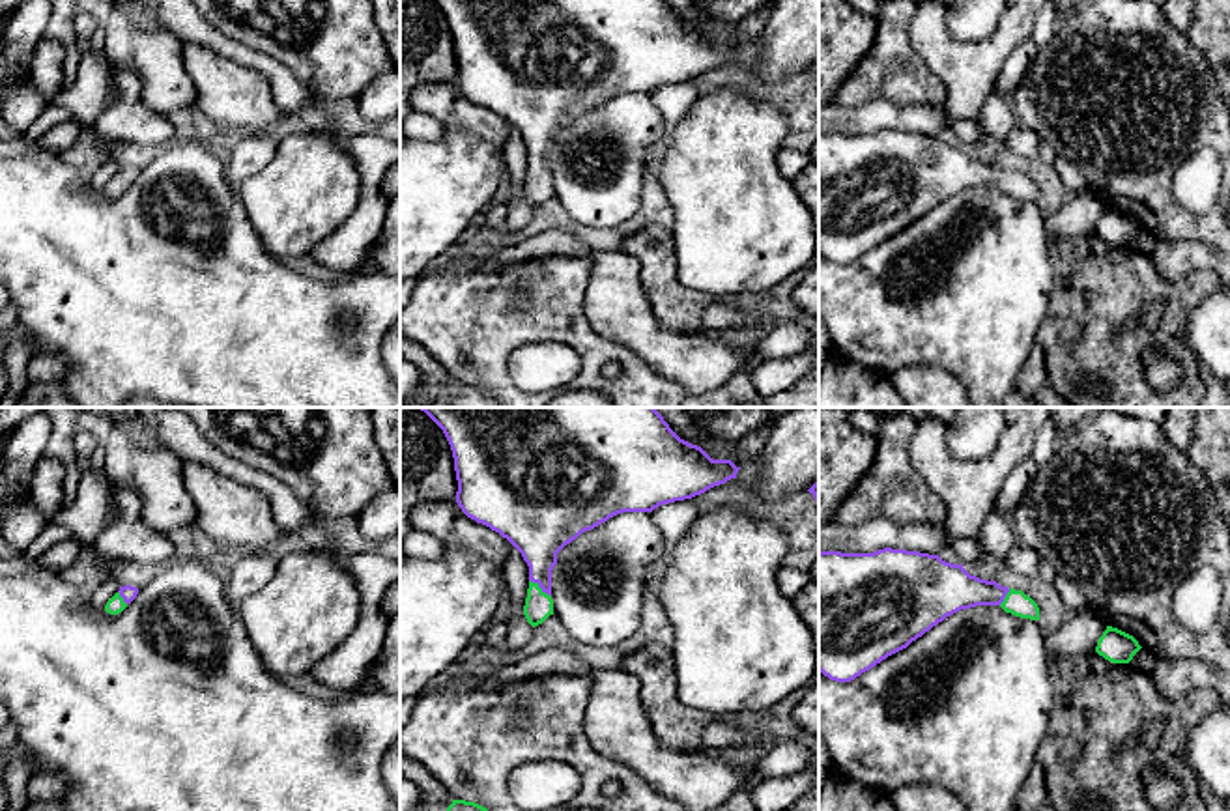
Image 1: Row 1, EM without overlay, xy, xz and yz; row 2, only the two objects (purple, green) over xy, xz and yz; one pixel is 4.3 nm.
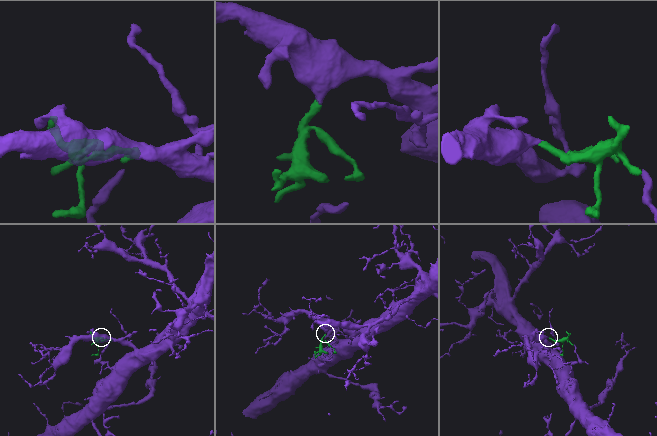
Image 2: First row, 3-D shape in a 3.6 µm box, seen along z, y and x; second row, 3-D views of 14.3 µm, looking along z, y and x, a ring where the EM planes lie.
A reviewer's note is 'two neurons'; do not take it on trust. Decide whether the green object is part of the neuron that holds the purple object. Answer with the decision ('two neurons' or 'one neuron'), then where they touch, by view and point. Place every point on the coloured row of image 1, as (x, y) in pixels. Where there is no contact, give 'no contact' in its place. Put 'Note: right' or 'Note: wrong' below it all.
one neuron; meets purple in xz at (541, 587)
Note: wrong

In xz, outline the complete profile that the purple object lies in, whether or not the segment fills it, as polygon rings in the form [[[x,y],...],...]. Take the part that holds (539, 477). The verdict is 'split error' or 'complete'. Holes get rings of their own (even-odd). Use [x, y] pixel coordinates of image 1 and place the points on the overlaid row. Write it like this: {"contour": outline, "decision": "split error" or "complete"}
{"contour": [[[417,407],[445,434],[458,480],[462,512],[507,538],[529,566],[523,605],[535,628],[553,615],[551,570],[557,553],[581,533],[622,512],[652,512],[660,505],[692,499],[737,478],[731,460],[712,460],[701,447],[680,439],[654,407]]], "decision": "split error"}

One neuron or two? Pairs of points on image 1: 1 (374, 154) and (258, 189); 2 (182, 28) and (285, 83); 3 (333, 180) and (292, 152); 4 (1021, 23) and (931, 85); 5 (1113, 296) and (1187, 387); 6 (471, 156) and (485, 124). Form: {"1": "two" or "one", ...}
{"1": "two", "2": "one", "3": "one", "4": "two", "5": "one", "6": "two"}

